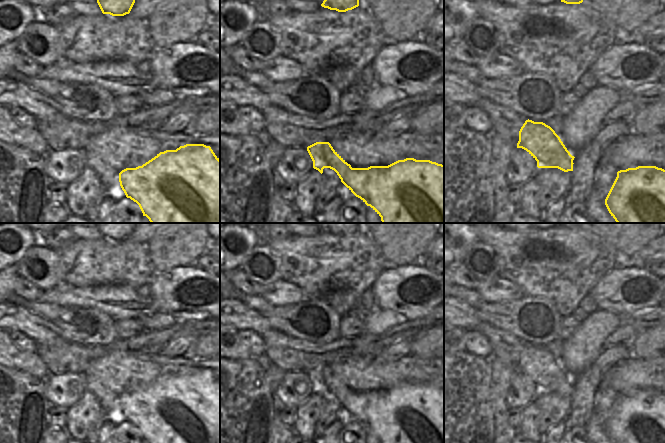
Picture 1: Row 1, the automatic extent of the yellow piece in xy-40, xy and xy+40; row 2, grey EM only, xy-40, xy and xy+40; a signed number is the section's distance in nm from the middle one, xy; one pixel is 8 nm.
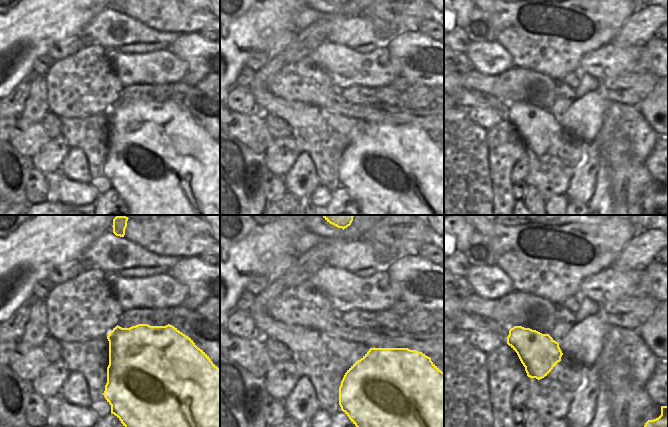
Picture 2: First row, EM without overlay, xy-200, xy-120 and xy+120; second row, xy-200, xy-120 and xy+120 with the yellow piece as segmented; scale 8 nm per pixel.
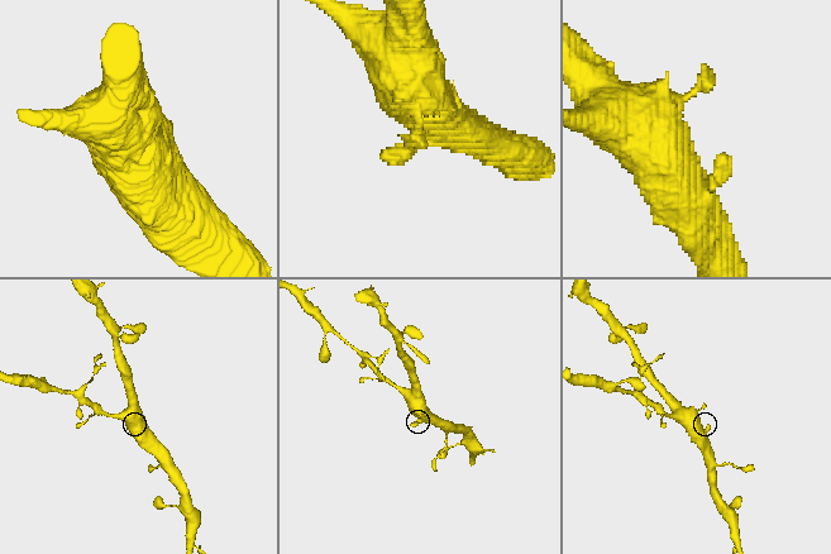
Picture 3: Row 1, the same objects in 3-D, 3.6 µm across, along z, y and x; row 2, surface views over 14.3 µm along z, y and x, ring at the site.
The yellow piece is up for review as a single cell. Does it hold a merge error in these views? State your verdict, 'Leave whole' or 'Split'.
Leave whole.

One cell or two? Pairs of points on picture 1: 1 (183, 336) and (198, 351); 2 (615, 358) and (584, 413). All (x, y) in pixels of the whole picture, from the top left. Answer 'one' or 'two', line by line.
1: two
2: one

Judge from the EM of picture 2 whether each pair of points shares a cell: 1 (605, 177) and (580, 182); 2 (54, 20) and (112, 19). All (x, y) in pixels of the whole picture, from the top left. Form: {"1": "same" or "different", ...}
{"1": "different", "2": "different"}

